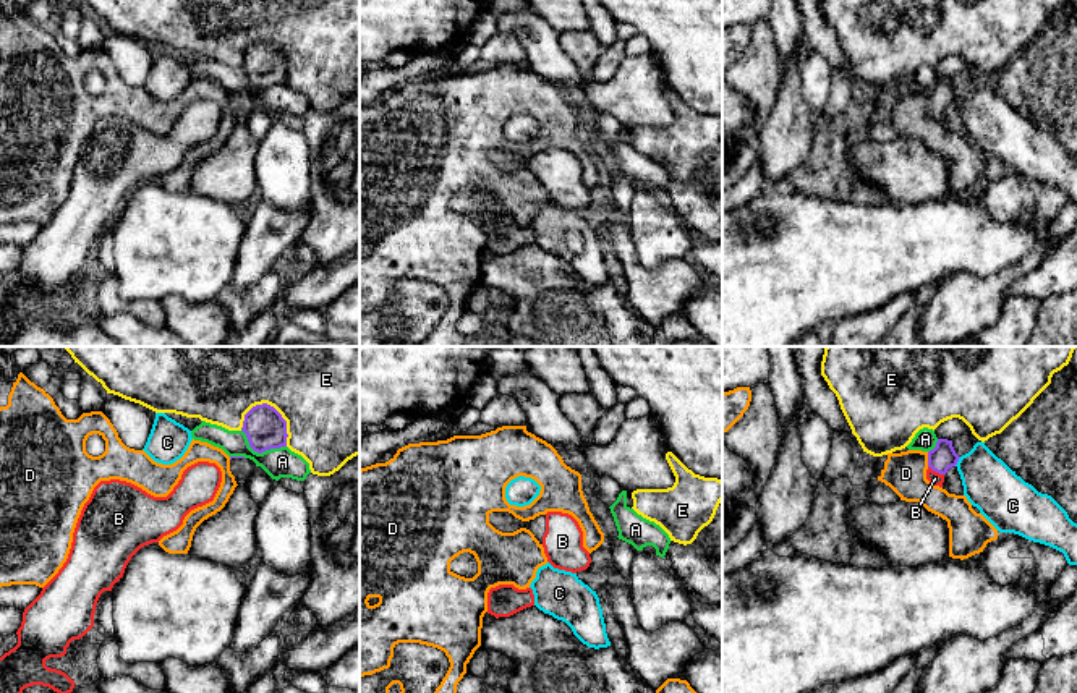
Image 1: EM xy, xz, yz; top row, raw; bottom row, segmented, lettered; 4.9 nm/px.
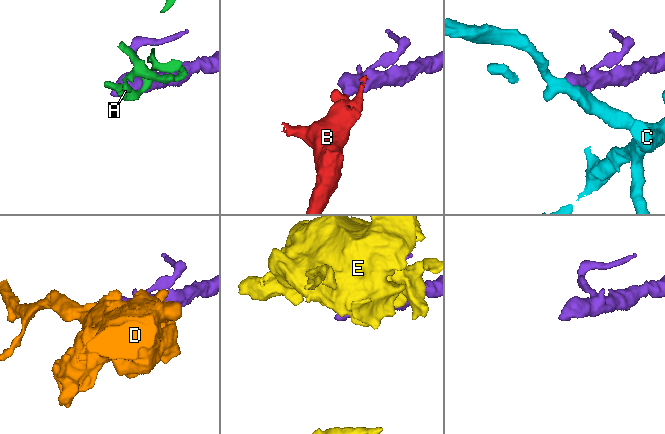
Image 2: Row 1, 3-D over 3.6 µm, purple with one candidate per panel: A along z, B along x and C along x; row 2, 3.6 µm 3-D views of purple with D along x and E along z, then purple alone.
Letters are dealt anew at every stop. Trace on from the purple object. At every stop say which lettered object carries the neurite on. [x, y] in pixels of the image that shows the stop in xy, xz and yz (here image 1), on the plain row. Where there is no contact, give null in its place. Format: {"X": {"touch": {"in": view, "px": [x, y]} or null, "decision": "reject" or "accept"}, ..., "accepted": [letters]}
{"A": {"touch": {"in": "xy", "px": [259, 89]}, "decision": "reject"}, "B": {"touch": {"in": "yz", "px": [936, 109]}, "decision": "accept"}, "C": {"touch": {"in": "yz", "px": [957, 97]}, "decision": "reject"}, "D": {"touch": {"in": "yz", "px": [928, 96]}, "decision": "reject"}, "E": {"touch": {"in": "xy", "px": [277, 49]}, "decision": "reject"}, "accepted": ["B"]}

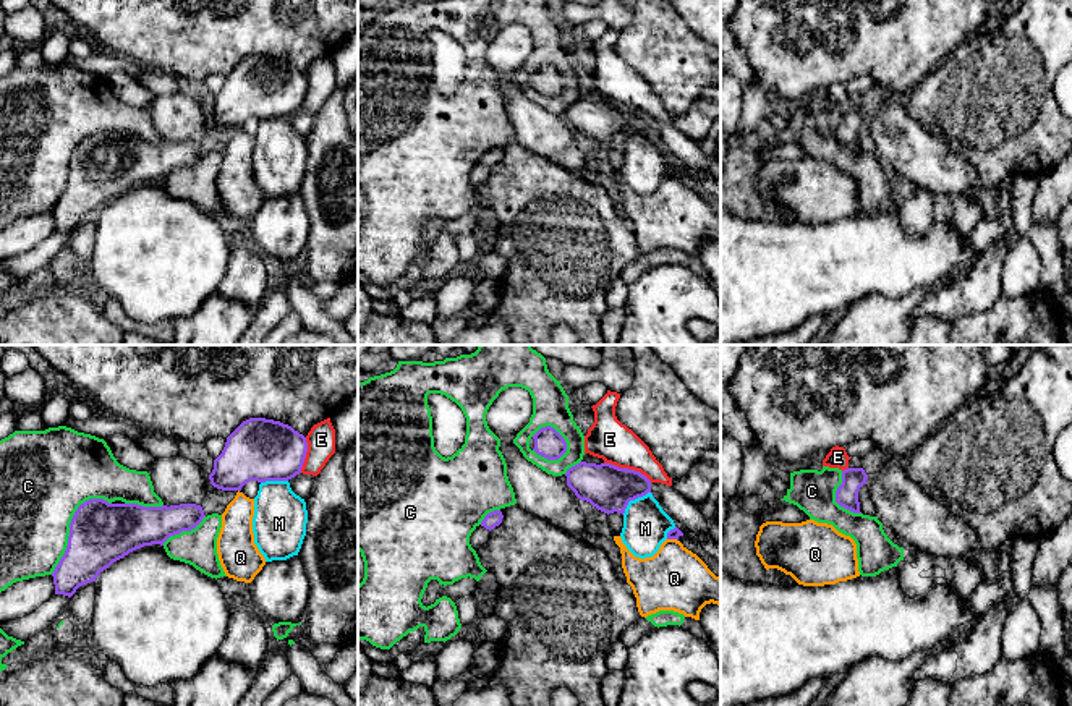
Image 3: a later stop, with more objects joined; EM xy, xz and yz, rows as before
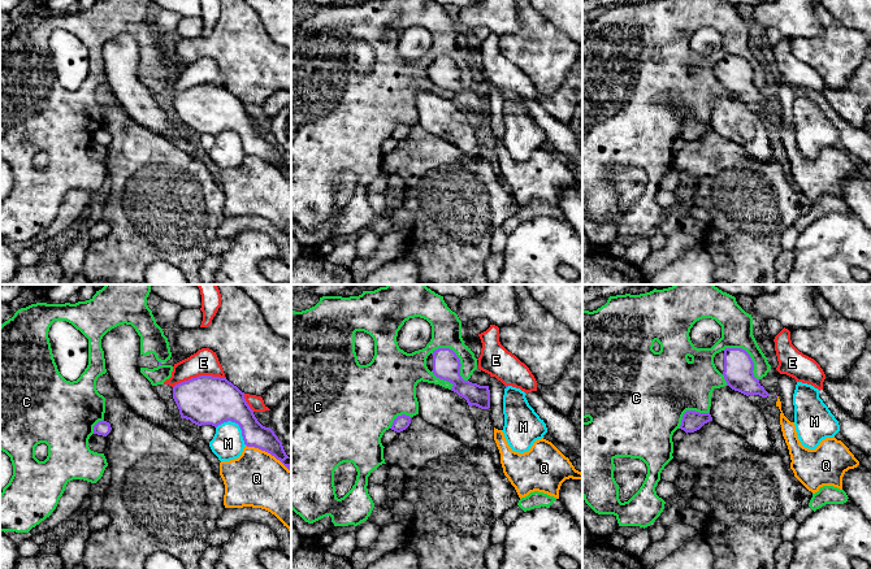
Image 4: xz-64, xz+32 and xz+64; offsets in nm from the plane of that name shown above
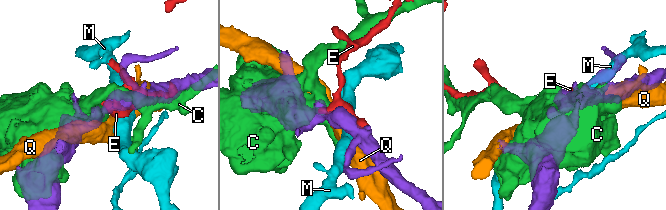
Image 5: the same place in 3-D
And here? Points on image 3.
{"C": {"touch": {"in": "xy", "px": [70, 162]}, "decision": "reject"}, "E": {"touch": {"in": "xz", "px": [627, 106]}, "decision": "reject"}, "M": {"touch": {"in": "xz", "px": [633, 136]}, "decision": "reject"}, "Q": {"touch": {"in": "xz", "px": [672, 175]}, "decision": "reject"}, "accepted": []}

